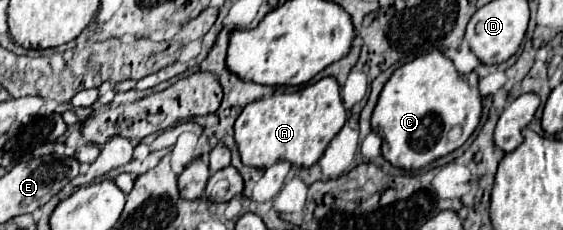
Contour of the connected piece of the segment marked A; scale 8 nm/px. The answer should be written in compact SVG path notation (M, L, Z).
M321 78L297 92L277 92L247 104L235 122L235 142L241 148L245 166L263 168L277 160L289 160L291 164L309 168L321 158L345 120L347 114L339 96L339 84L335 78Z

